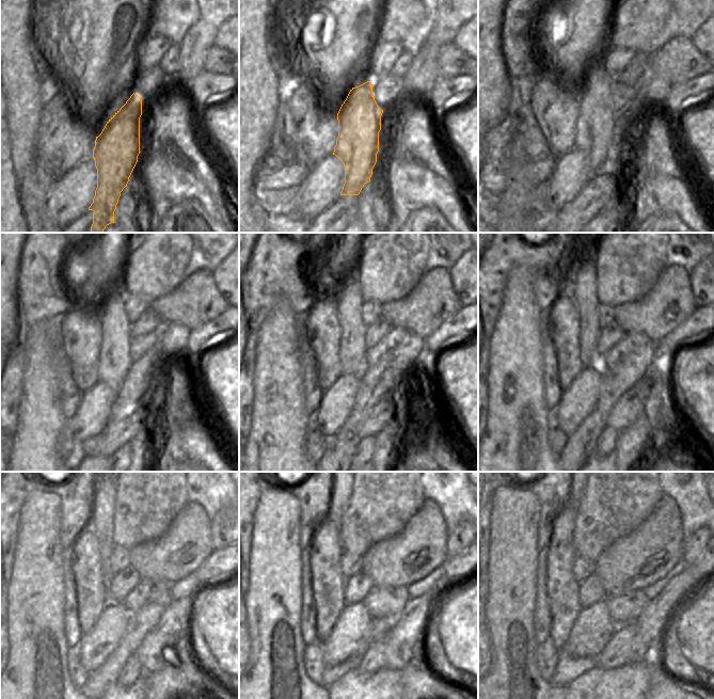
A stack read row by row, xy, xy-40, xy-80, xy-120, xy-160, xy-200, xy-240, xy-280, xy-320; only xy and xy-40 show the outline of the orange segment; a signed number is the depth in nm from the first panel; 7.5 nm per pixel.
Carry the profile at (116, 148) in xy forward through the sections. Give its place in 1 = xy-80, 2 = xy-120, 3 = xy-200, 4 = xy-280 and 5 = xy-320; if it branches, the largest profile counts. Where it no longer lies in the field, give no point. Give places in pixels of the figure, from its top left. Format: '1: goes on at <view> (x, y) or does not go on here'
1: goes on at xy-80 (594, 127)
2: goes on at xy-120 (115, 361)
3: goes on at xy-200 (582, 285)
4: goes on at xy-280 (340, 493)
5: goes on at xy-320 (576, 493)

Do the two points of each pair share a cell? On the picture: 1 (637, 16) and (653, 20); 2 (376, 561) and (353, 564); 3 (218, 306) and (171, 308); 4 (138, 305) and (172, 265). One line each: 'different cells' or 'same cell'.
1: same cell
2: different cells
3: same cell
4: different cells

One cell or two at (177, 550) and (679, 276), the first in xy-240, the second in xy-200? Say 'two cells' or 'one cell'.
one cell

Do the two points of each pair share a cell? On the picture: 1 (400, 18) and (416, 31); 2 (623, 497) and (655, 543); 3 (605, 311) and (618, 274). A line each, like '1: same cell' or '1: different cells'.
1: different cells
2: different cells
3: different cells

